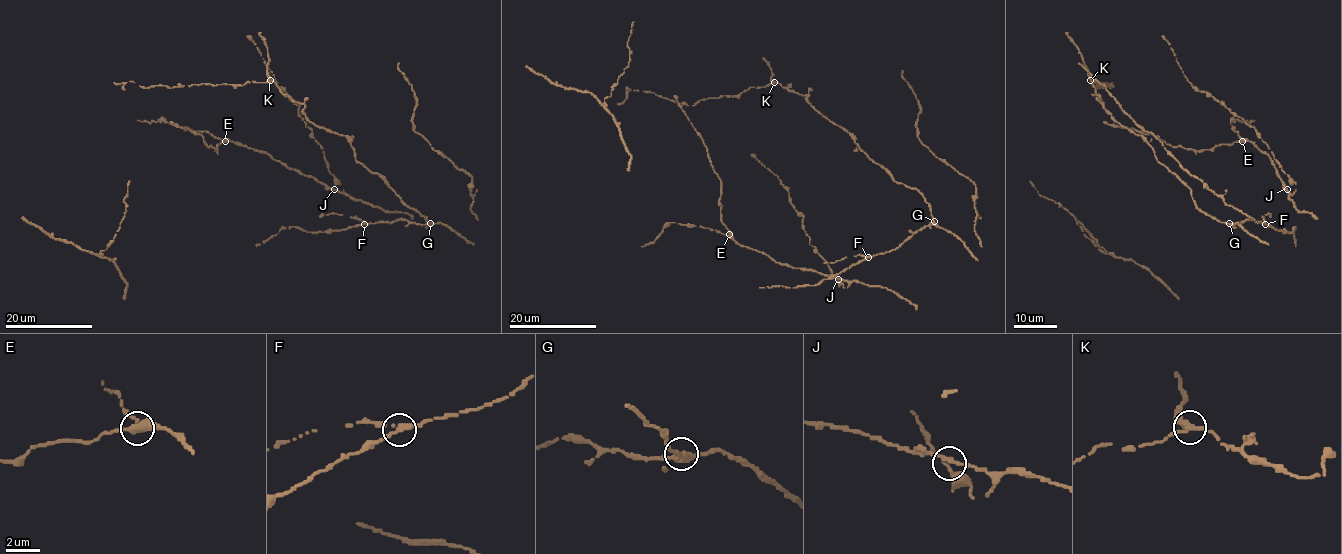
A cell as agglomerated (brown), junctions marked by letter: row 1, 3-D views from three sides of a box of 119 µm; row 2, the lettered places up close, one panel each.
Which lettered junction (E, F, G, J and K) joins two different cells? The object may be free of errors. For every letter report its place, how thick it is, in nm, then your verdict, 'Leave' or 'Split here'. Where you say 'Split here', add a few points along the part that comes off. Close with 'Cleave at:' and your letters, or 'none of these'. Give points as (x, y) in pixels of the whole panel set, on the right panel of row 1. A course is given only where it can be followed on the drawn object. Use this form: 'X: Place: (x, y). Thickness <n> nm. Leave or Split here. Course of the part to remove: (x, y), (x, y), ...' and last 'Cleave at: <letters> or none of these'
E: Place: (1242, 141). Thickness 340 nm. Leave
F: Place: (1265, 224). Thickness 280 nm. Leave
G: Place: (1229, 223). Thickness 280 nm. Leave
J: Place: (1287, 189). Thickness 200 nm. Leave
K: Place: (1090, 80). Thickness 280 nm. Split here
Cleave at: K

